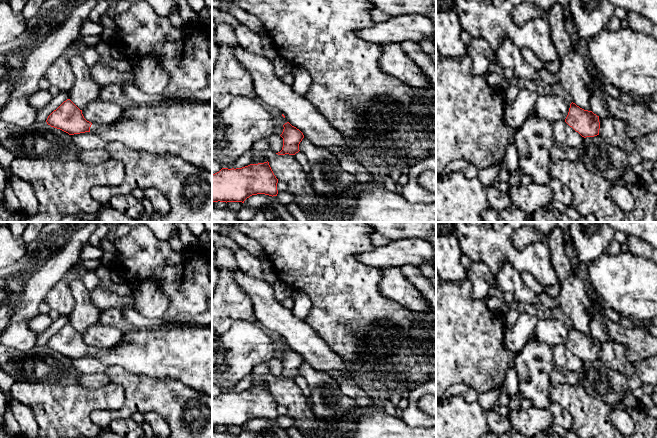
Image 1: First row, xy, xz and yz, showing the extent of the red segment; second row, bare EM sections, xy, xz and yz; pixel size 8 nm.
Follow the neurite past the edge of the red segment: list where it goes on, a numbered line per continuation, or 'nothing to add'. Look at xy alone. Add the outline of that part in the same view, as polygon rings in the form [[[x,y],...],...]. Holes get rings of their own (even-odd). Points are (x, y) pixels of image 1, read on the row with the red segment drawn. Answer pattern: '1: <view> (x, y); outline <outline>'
1: xy (184, 130); outline [[[187,102],[172,105],[140,105],[124,109],[121,117],[109,125],[92,123],[90,132],[105,141],[118,141],[126,147],[152,153],[170,155],[212,173],[212,102]]]

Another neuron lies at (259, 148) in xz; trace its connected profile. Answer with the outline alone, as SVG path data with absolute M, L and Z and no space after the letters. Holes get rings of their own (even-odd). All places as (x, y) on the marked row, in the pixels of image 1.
M268 137L262 138L255 142L251 151L253 153L253 161L252 164L264 163L268 161L268 158L265 156L265 152L270 149Z

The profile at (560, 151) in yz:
M556 142L551 148L550 157L552 159L559 158L564 160L577 161L579 160L579 152L577 148L562 145Z

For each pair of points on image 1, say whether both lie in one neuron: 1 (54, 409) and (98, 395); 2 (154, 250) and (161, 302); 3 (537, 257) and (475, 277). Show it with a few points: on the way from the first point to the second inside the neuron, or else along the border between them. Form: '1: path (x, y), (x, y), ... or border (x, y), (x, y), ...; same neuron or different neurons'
1: path (65, 409), (73, 403), (87, 400); same neuron
2: border (141, 282), (152, 281), (168, 298), (165, 313); different neurons
3: border (472, 261), (483, 262), (488, 267), (493, 278); different neurons

